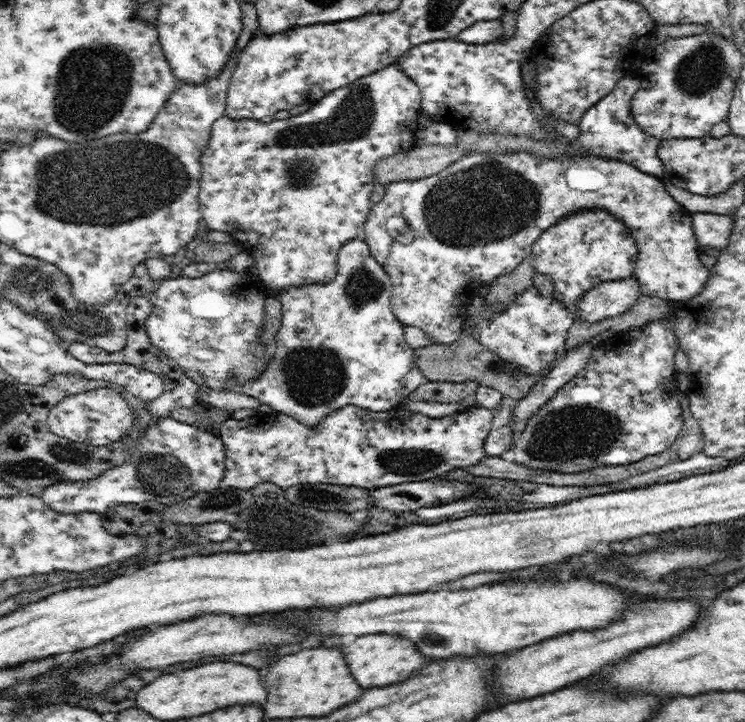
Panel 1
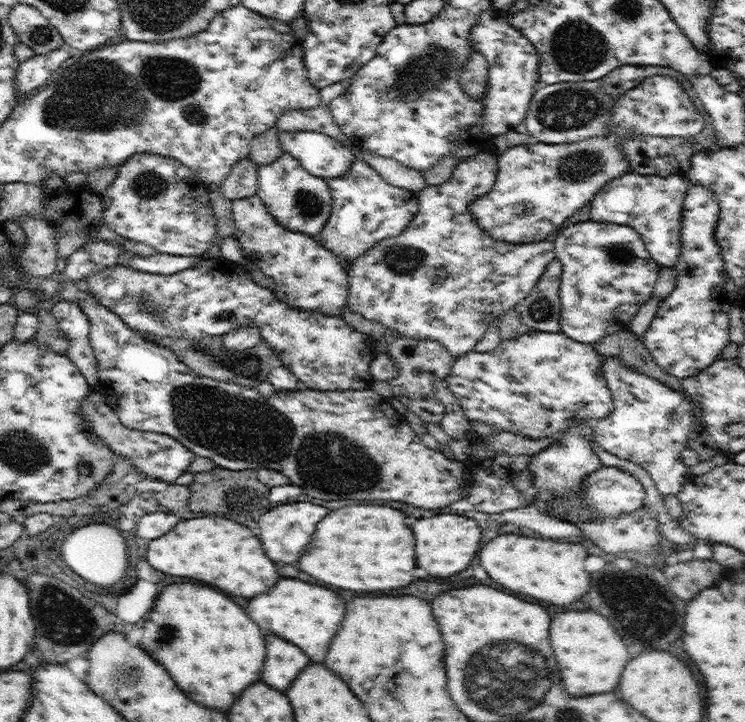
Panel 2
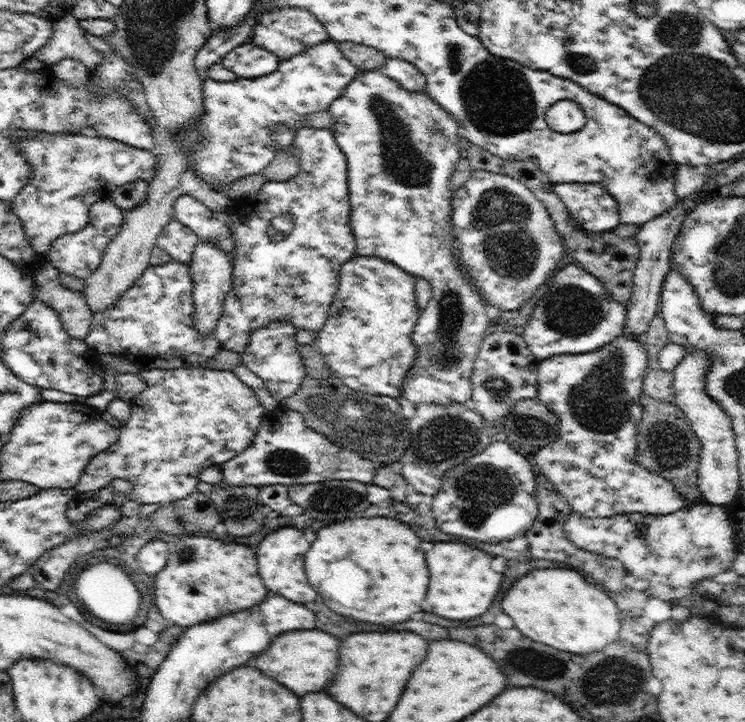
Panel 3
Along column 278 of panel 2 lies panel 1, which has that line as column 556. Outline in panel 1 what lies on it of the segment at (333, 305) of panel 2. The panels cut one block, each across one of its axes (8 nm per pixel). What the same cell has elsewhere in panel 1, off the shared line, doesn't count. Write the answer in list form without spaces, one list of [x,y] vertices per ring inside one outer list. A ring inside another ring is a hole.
[[[581,211],[558,220],[554,226],[546,228],[536,239],[531,250],[531,261],[535,272],[547,274],[554,280],[553,297],[562,301],[576,313],[576,302],[598,284],[612,280],[628,280],[633,277],[633,270],[638,260],[638,249],[632,235],[621,220],[616,220],[607,211]]]

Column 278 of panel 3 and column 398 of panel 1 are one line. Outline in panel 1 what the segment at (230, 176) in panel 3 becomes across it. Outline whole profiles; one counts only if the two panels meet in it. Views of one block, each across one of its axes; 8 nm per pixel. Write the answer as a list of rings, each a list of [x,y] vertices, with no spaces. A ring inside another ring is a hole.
[[[398,63],[382,68],[381,71],[373,72],[372,75],[354,80],[342,88],[337,88],[321,99],[310,104],[310,108],[299,115],[291,116],[283,120],[274,119],[269,123],[254,119],[231,119],[228,115],[221,116],[214,121],[208,147],[202,152],[202,168],[200,178],[200,192],[198,195],[199,209],[202,219],[208,223],[211,230],[228,232],[234,240],[253,256],[253,264],[258,269],[258,280],[262,282],[269,291],[300,287],[304,284],[330,284],[334,282],[337,273],[338,251],[349,240],[356,238],[365,227],[366,218],[369,216],[370,195],[374,179],[374,166],[397,153],[406,153],[416,146],[416,132],[418,129],[417,118],[421,112],[421,92],[418,85],[414,83]]]

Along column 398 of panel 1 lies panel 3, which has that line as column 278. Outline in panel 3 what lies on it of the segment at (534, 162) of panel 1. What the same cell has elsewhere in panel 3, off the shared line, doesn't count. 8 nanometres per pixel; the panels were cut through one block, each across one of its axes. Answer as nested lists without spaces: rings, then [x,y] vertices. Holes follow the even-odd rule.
[[[302,125],[294,135],[294,144],[288,152],[298,158],[299,174],[286,182],[268,181],[256,196],[235,197],[225,211],[235,242],[233,280],[213,334],[221,342],[221,348],[239,355],[246,350],[255,330],[275,320],[289,320],[298,331],[320,332],[339,289],[340,267],[355,255],[357,244],[350,222],[348,163],[336,143],[334,131]]]

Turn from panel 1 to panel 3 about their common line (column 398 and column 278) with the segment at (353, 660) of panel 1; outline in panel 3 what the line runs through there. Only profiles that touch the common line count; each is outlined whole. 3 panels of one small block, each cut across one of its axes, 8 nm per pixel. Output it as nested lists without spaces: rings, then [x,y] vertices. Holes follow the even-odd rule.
[[[304,630],[304,632],[286,632],[284,636],[278,636],[268,650],[264,650],[260,656],[256,656],[256,668],[260,668],[264,674],[272,676],[298,696],[304,696],[306,692],[318,692],[328,686],[328,682],[338,672],[338,648],[340,640],[328,632],[322,630]]]

